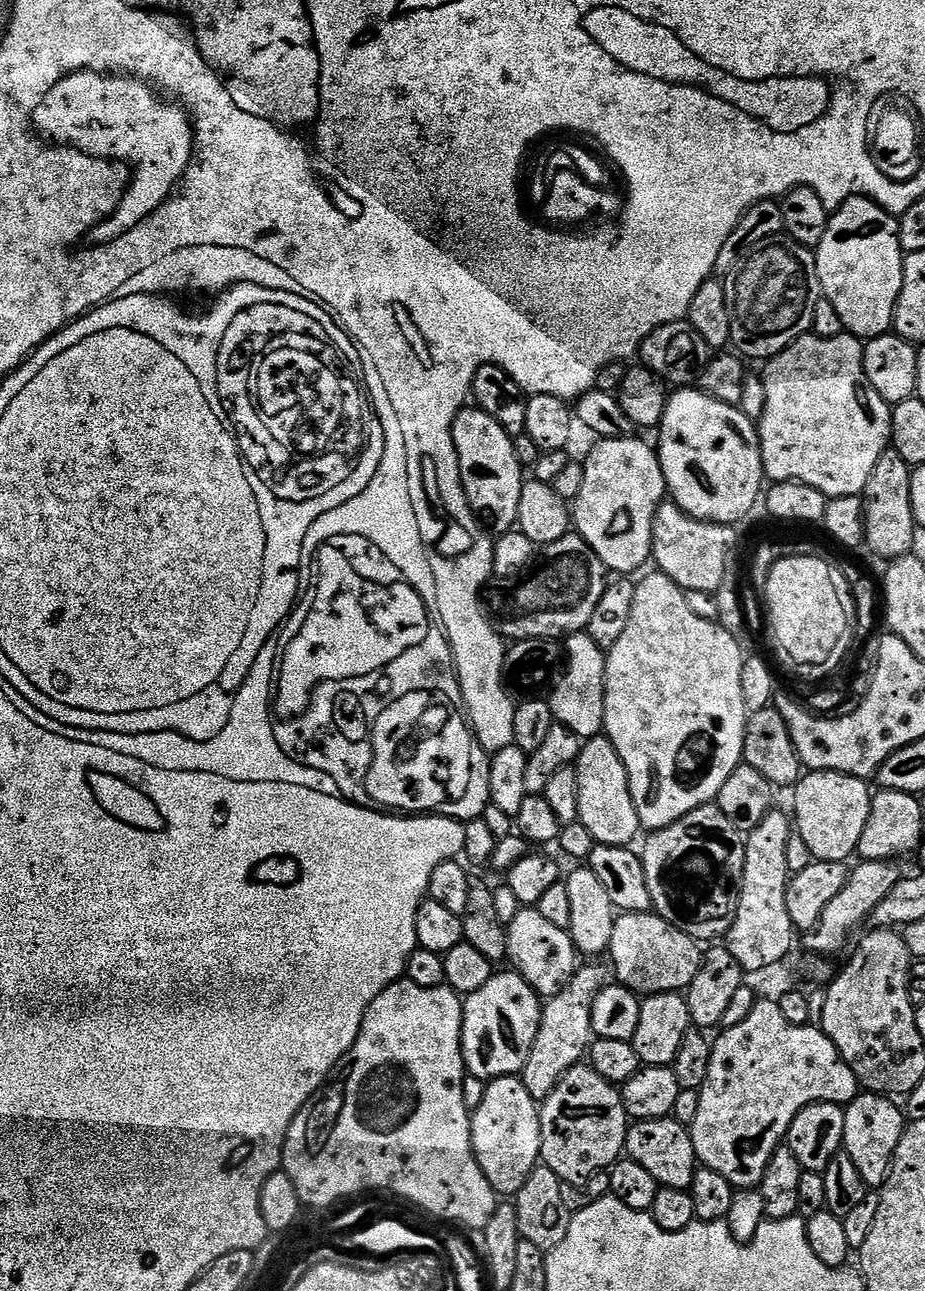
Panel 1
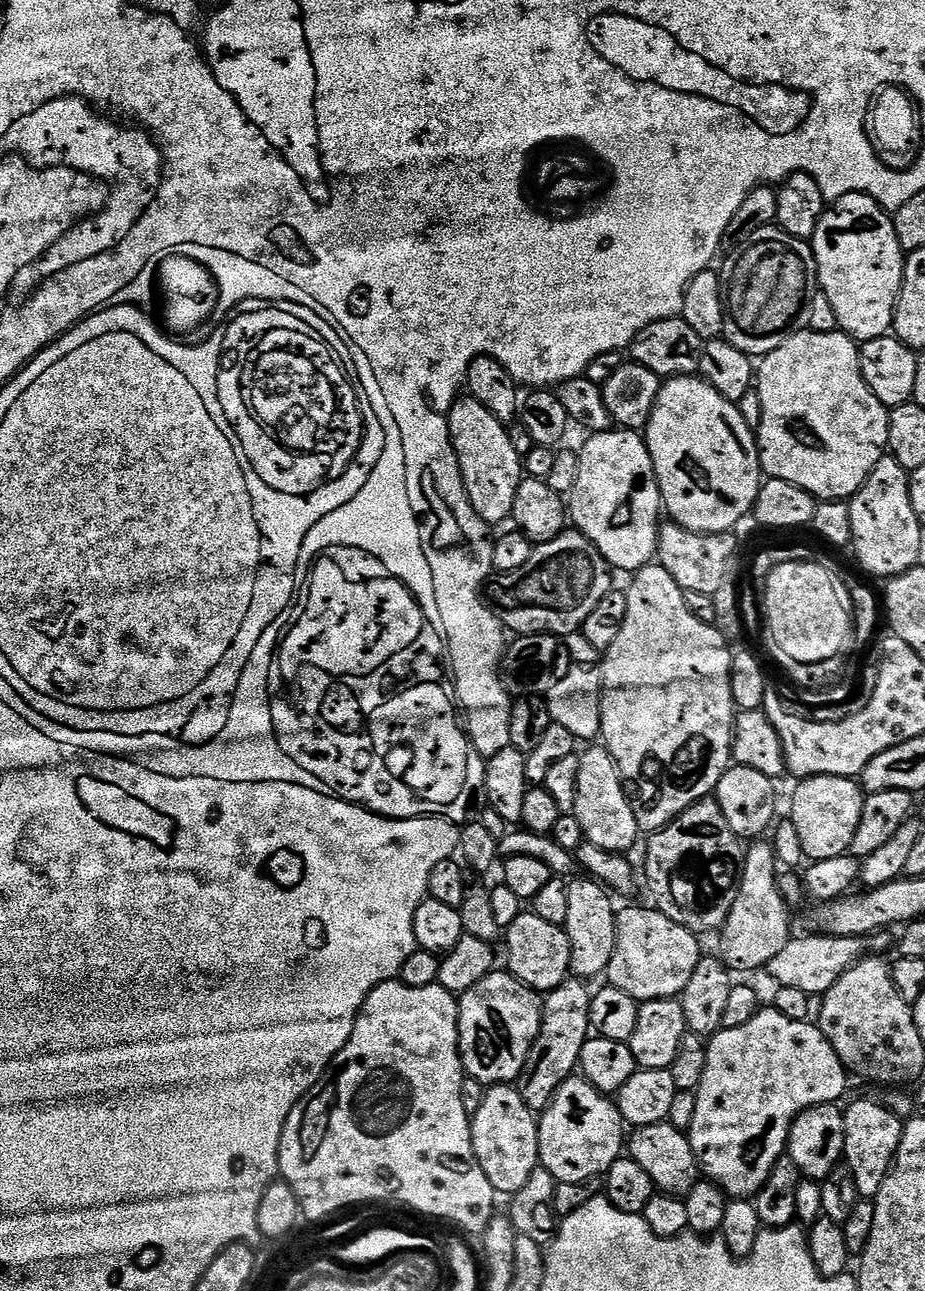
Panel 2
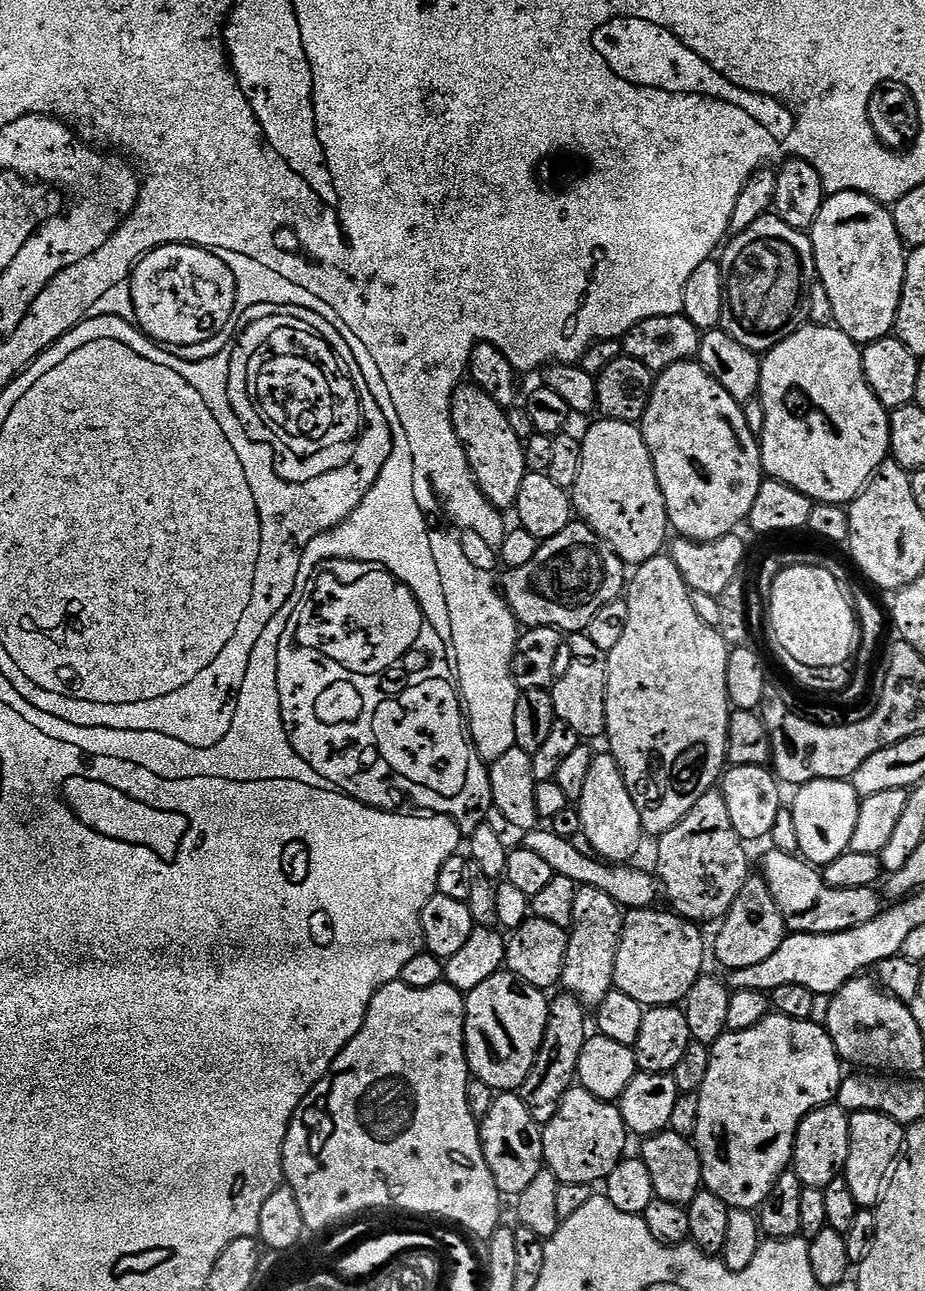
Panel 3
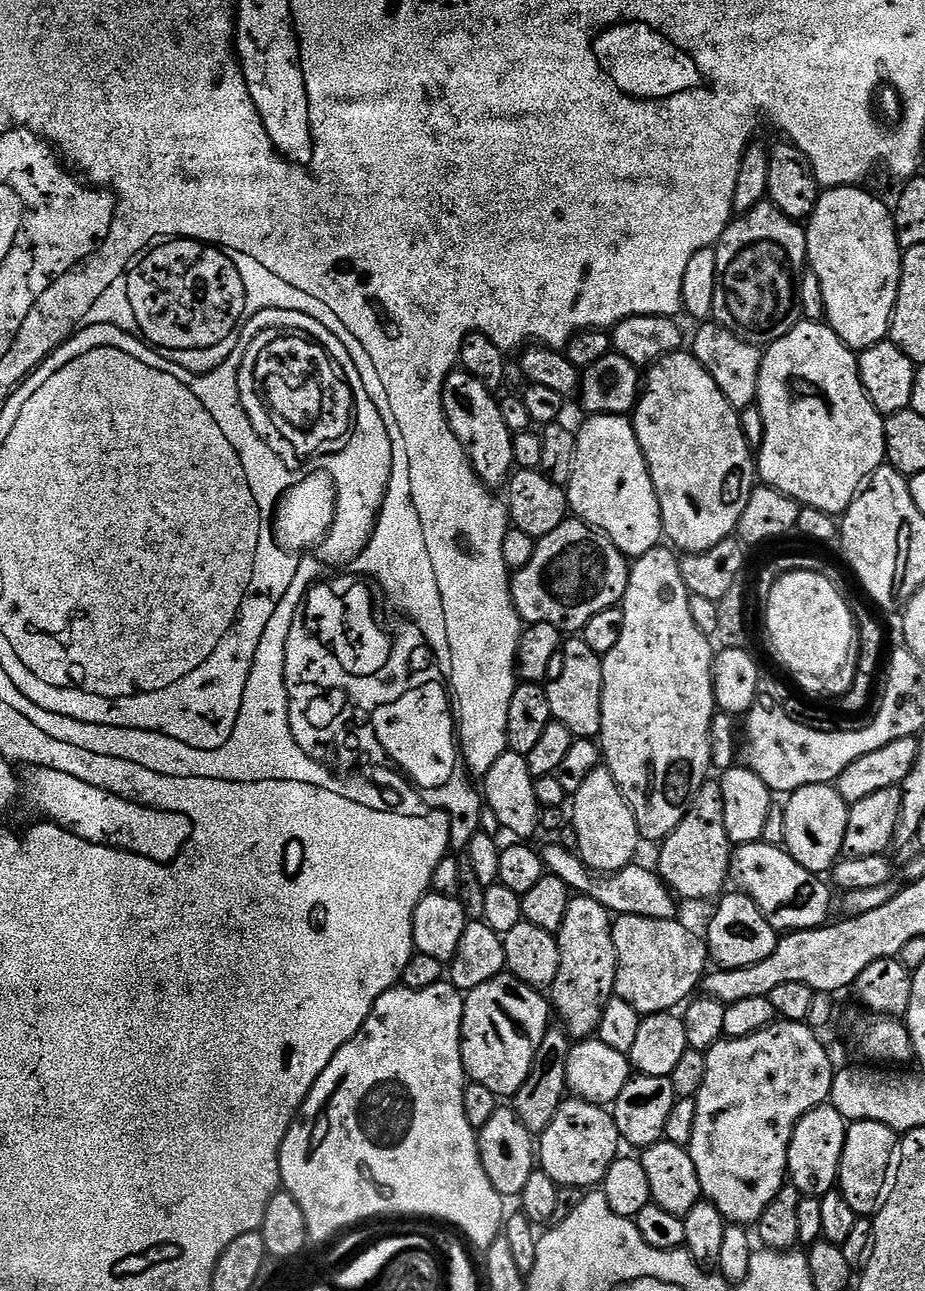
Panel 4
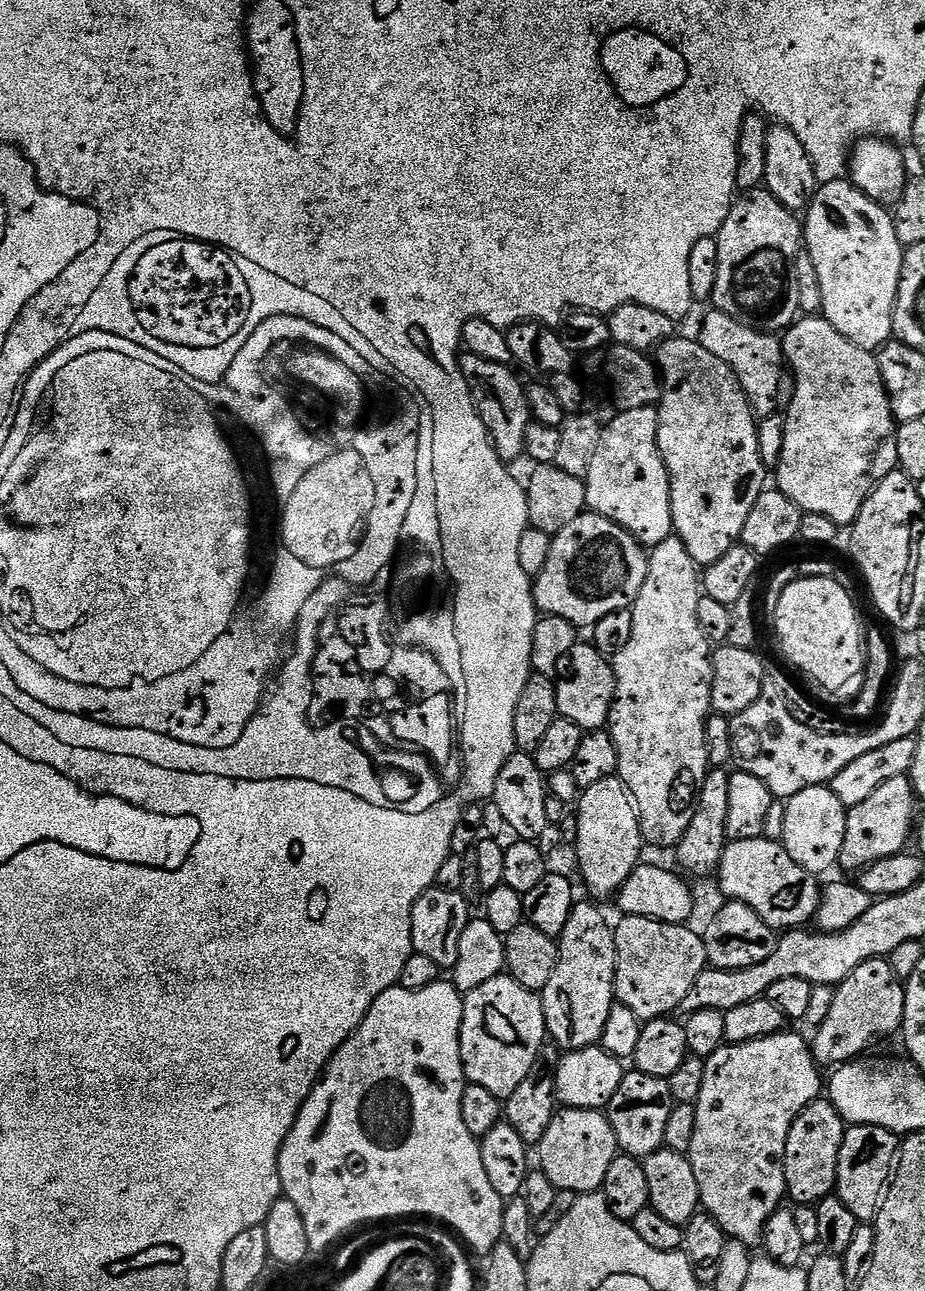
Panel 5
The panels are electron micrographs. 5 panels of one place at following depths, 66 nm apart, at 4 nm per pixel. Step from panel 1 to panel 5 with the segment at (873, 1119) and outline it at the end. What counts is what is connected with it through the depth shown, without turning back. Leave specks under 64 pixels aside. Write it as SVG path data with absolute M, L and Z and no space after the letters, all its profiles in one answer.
M857 1124L845 1131L842 1150L838 1154L834 1192L858 1222L875 1221L877 1214L882 1210L882 1202L888 1193L888 1185L892 1183L897 1159L897 1133L865 1124Z

